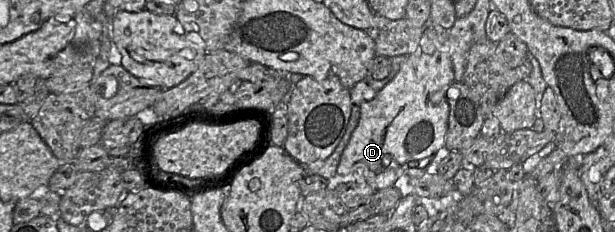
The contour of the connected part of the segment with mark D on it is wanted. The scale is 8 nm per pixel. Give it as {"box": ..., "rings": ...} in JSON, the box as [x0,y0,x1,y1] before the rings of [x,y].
{"box":[335,24,454,191],"rings":[[[431,24],[423,33],[420,45],[407,56],[394,78],[370,100],[360,105],[360,118],[345,147],[337,168],[335,186],[339,183],[366,182],[376,191],[393,187],[397,179],[407,174],[411,178],[421,177],[441,147],[445,146],[448,130],[449,104],[442,100],[433,104],[432,95],[454,82],[454,71],[450,57],[450,30]]]}

